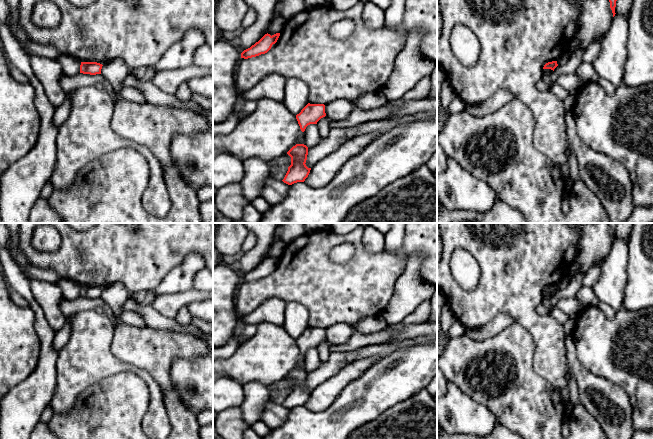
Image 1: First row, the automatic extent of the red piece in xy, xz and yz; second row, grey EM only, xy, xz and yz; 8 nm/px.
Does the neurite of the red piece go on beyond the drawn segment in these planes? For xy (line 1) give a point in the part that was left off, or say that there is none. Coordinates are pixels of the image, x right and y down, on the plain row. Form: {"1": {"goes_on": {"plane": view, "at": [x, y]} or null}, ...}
{"1": {"goes_on": null}}

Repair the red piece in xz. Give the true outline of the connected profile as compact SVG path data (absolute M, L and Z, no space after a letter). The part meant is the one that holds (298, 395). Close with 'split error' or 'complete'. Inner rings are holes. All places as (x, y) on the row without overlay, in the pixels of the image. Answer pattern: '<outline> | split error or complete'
M296 368L287 378L291 381L291 389L288 391L288 395L282 405L288 409L304 406L311 394L305 388L308 371L304 368Z | complete

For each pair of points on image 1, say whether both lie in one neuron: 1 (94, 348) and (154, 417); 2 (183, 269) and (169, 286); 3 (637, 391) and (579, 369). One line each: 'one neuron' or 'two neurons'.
1: one neuron
2: one neuron
3: two neurons

